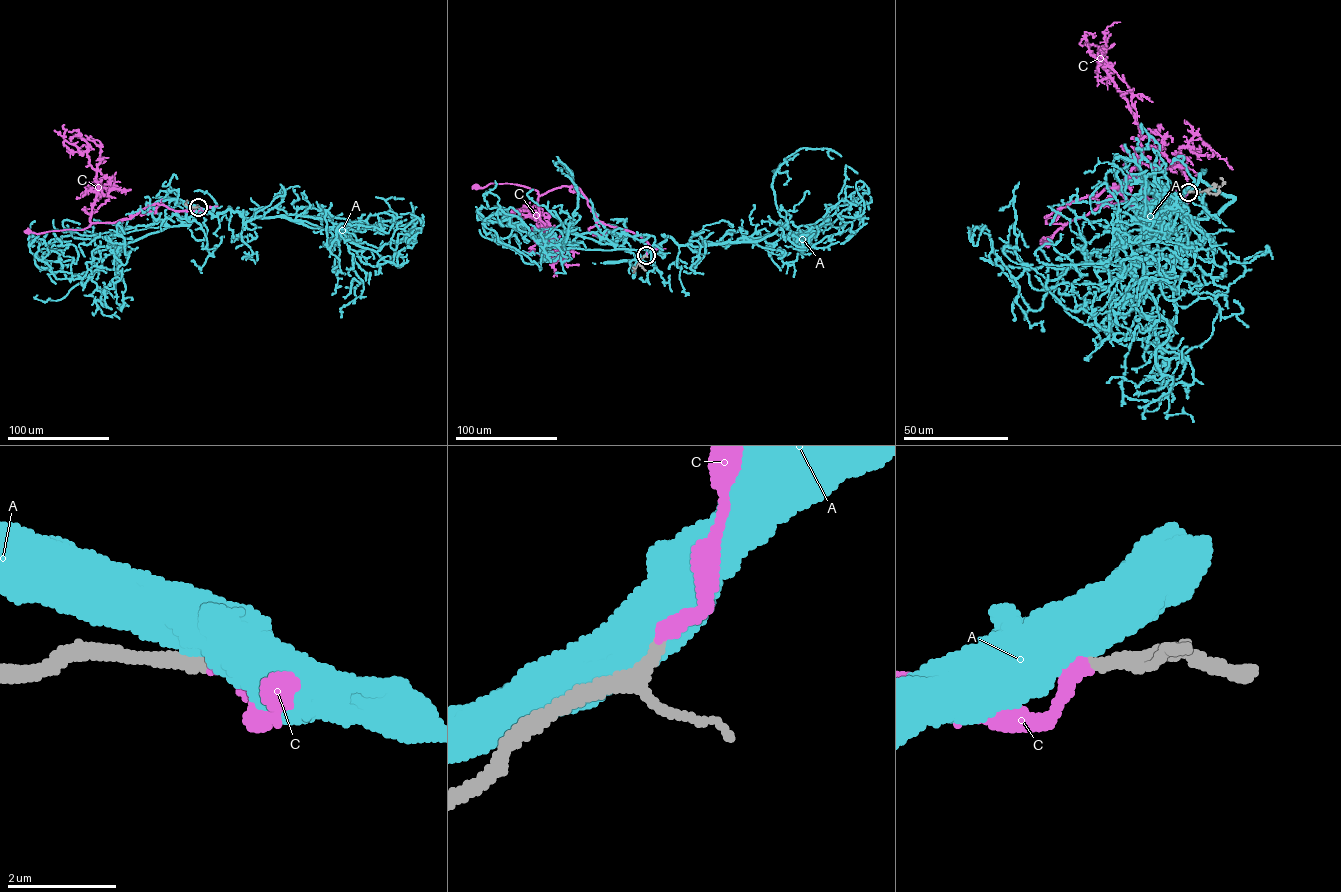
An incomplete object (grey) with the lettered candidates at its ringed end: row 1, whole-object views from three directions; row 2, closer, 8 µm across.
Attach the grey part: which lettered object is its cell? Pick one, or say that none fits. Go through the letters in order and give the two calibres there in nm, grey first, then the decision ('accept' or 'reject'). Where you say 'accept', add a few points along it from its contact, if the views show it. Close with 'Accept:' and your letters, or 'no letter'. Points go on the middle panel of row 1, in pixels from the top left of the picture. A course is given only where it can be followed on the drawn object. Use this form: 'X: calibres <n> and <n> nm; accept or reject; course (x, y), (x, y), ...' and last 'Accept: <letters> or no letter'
A: calibres 200 and 600 nm; reject
C: calibres 190 and 280 nm; accept; course (646, 255), (651, 248), (647, 242), (599, 220), (577, 187), (561, 186), (539, 195), (517, 184), (475, 186)
Accept: C

